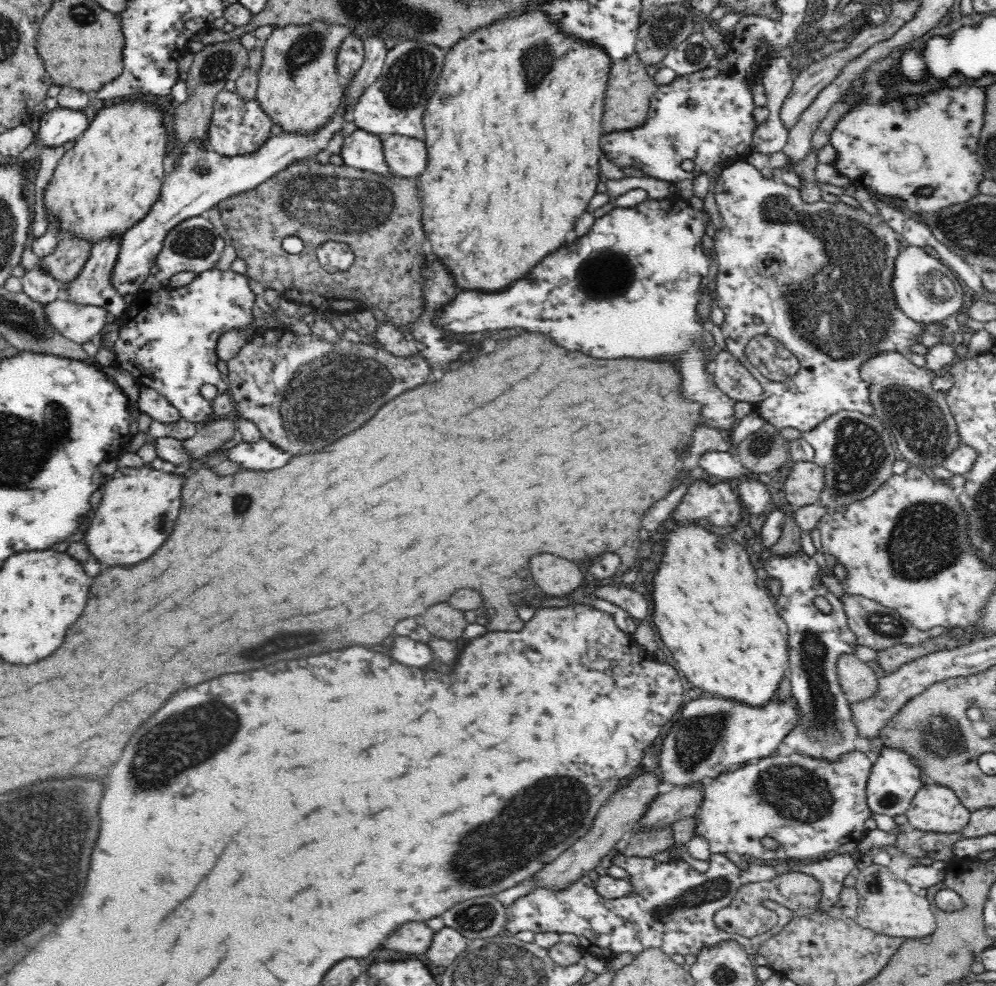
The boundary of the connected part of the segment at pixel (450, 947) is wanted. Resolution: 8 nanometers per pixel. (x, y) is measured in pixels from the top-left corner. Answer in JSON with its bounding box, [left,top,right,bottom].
[425,926,470,967]

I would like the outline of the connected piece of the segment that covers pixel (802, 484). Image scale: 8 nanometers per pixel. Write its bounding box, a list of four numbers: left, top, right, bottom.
[784,461,824,508]

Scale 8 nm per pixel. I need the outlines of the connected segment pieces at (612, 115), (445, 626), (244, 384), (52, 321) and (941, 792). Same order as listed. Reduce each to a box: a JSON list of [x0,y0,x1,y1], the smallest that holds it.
[[602,51,659,132],[424,602,468,640],[226,326,431,456],[44,298,106,344],[905,784,970,833]]

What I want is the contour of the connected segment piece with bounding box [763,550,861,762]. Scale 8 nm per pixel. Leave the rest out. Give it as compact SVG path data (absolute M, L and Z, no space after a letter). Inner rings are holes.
M802 550L793 555L764 558L763 568L770 578L780 580L781 592L774 601L789 630L790 700L797 709L797 721L781 742L801 755L824 762L840 762L846 754L856 751L856 742L861 737L851 702L848 702L838 680L839 658L855 654L859 646L854 631L848 625L844 603L821 583L818 579L820 567ZM817 596L828 600L832 612L825 614L814 605Z

